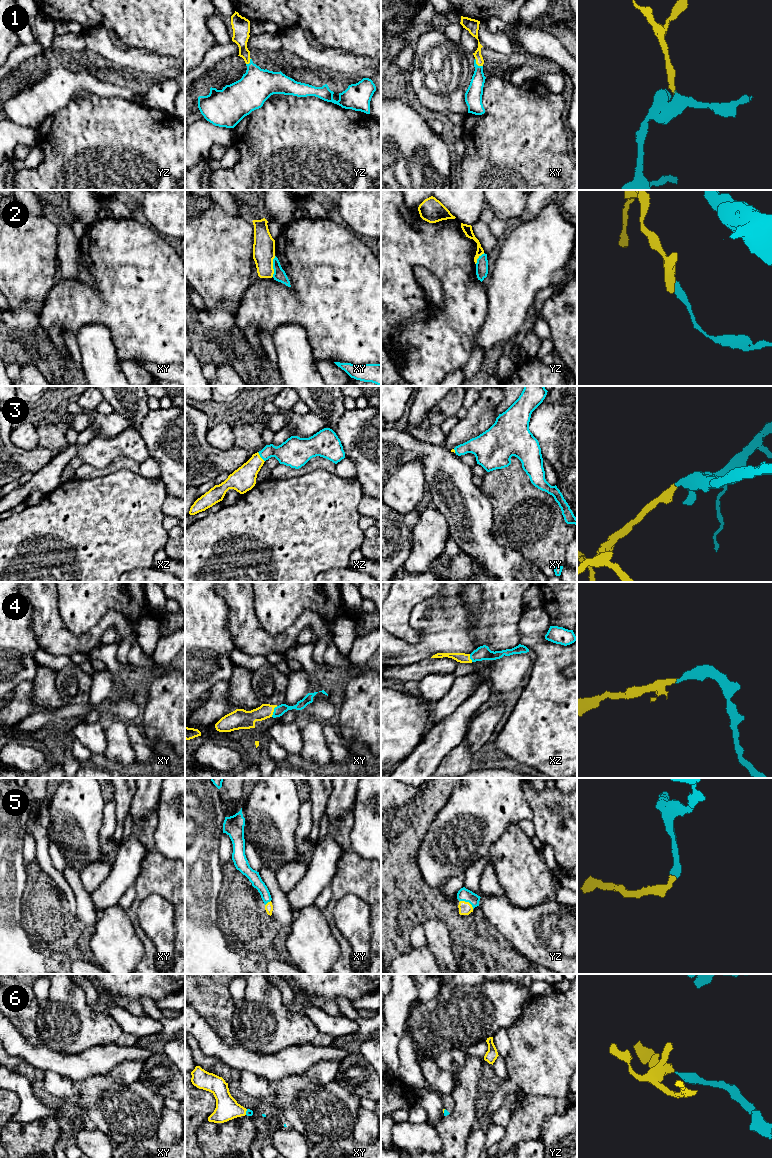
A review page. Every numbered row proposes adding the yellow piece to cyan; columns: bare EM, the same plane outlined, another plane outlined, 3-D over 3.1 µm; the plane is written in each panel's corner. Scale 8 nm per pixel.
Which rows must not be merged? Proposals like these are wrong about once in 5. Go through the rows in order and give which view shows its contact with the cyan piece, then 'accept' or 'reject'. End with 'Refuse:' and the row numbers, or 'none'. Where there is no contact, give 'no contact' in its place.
1: xy | accept
2: xy | reject
3: xz | accept
4: xy | accept
5: yz | accept
6: xy | accept
Refuse: 2

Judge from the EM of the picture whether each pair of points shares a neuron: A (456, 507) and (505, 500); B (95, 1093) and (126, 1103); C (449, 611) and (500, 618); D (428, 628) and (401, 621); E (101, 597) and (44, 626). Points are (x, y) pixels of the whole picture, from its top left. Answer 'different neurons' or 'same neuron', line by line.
A: different neurons
B: same neuron
C: same neuron
D: different neurons
E: different neurons

